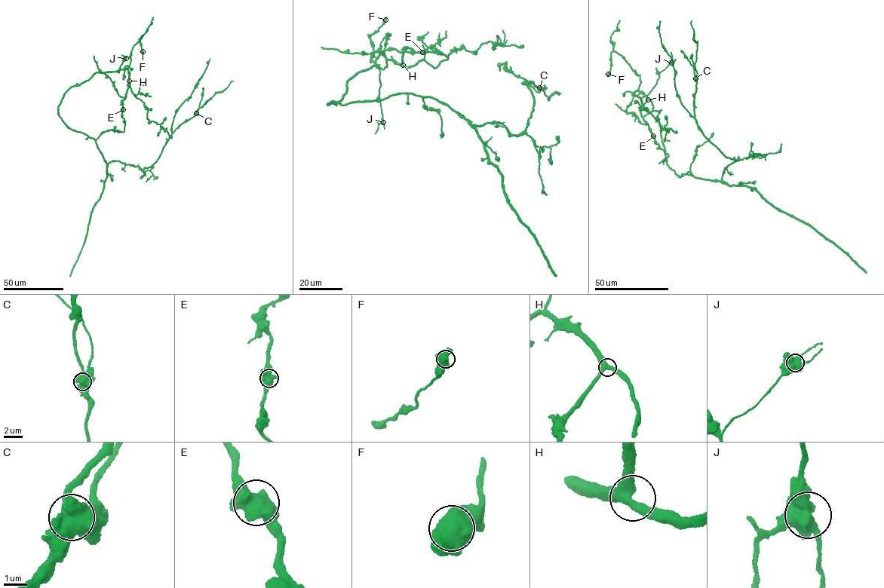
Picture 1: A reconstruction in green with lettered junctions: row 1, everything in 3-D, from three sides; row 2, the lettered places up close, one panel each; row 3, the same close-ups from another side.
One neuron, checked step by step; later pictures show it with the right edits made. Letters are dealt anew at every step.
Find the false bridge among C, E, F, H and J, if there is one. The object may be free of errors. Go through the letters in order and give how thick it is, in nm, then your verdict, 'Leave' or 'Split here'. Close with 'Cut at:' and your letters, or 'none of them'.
C: Thickness 750 nm. Leave
E: Thickness 600 nm. Leave
F: Thickness 750 nm. Leave
H: Thickness 440 nm. Leave
J: Thickness 650 nm. Leave
Cut at: none of them

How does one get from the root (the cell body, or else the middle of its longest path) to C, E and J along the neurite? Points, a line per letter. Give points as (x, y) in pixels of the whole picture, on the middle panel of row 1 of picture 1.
C: (400, 93), (429, 96), (471, 125), (495, 122), (517, 136), (526, 130), (535, 102), (524, 80), (539, 87)
E: (400, 93), (326, 105), (341, 100), (347, 81), (381, 54), (401, 64), (406, 47), (422, 52)
J: (400, 93), (382, 99), (326, 105), (341, 100), (347, 81), (376, 66), (383, 122)

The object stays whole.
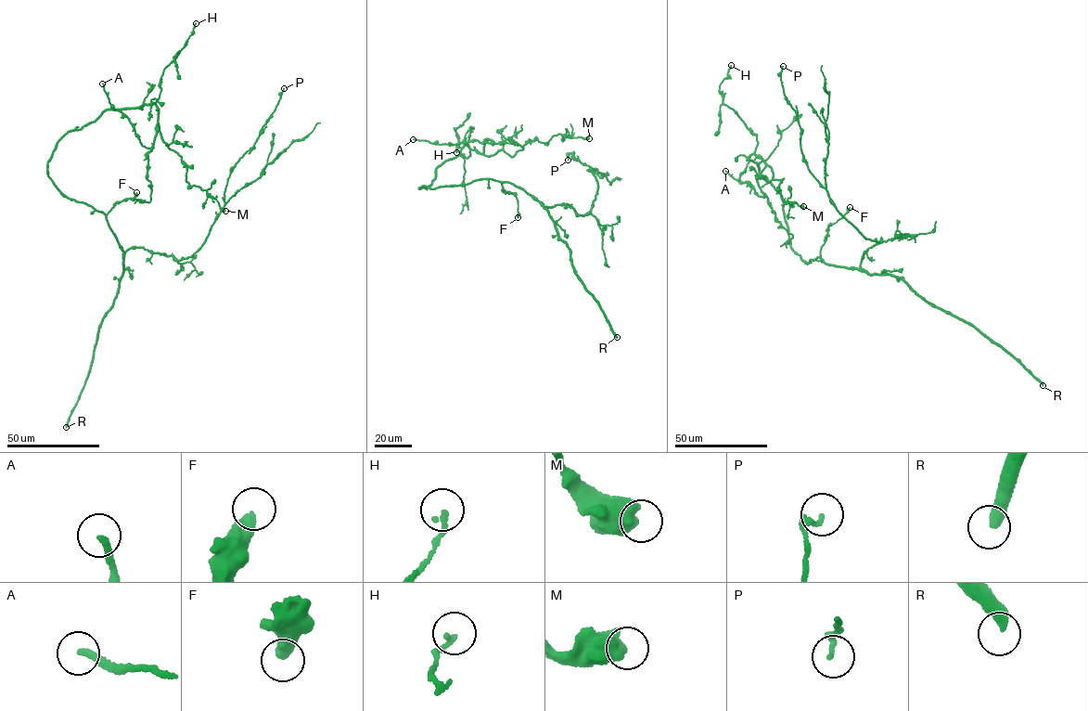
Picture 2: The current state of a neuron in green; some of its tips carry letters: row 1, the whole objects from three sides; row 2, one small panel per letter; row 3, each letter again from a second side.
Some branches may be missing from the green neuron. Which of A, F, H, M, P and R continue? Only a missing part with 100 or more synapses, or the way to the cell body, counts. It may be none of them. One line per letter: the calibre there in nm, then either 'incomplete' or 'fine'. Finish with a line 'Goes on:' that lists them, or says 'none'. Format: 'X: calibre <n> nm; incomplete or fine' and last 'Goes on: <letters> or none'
A: calibre 240 nm; fine
F: calibre 440 nm; fine
H: calibre 200 nm; fine
M: calibre 700 nm; fine
P: calibre 220 nm; fine
R: calibre 400 nm; incomplete
Goes on: R

